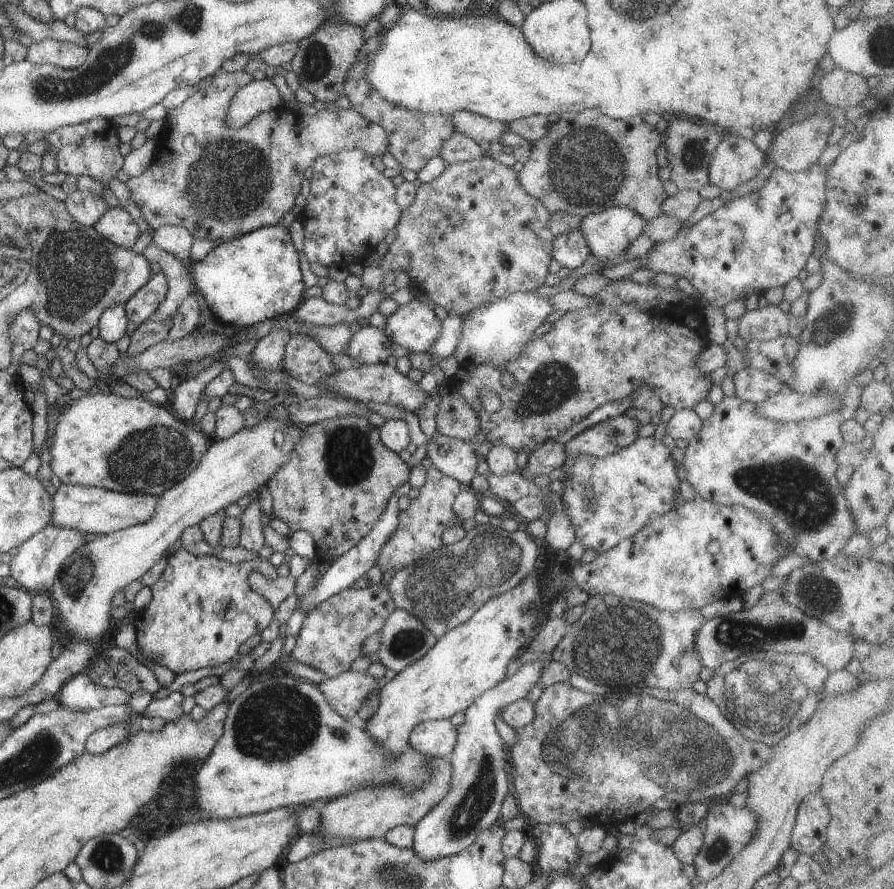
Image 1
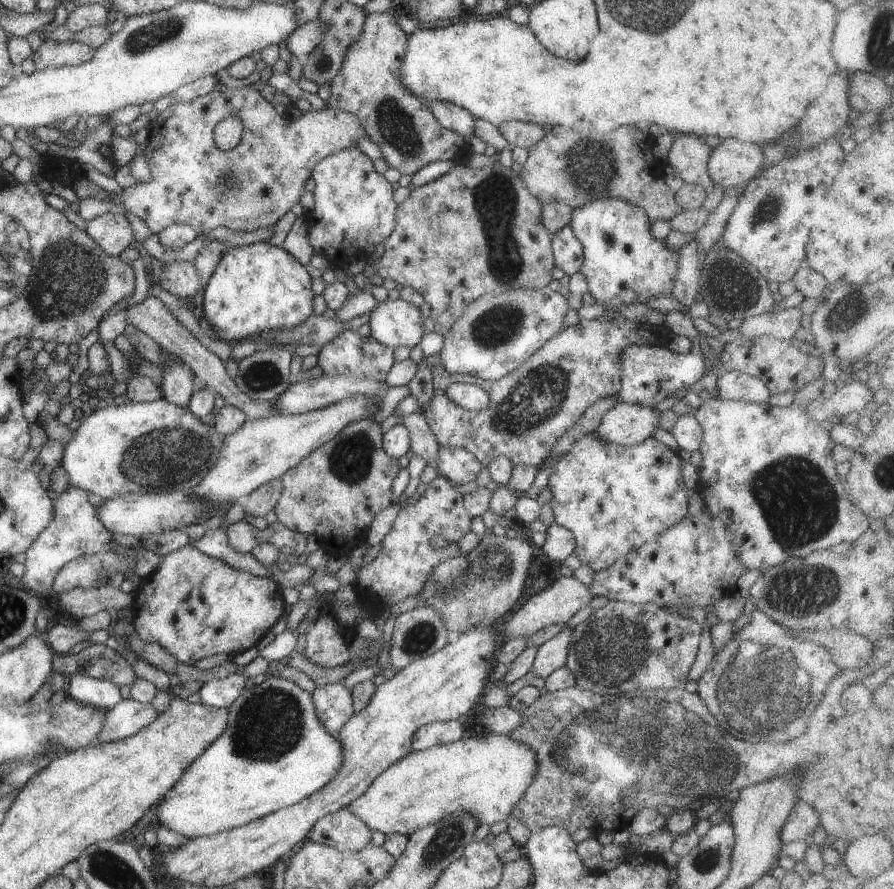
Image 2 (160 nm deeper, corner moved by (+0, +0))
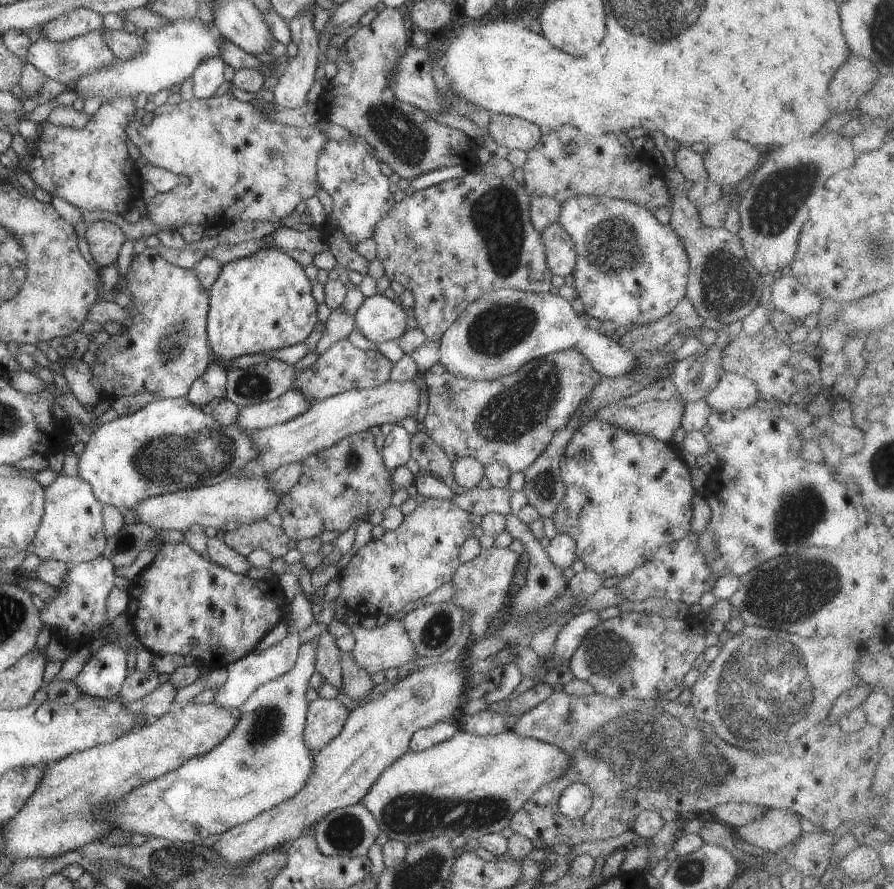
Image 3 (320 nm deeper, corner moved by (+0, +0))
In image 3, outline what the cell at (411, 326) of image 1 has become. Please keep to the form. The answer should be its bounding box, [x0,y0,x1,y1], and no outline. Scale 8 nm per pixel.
[353,294,408,346]

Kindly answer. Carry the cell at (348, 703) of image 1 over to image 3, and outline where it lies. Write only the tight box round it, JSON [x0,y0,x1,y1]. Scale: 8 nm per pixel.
[303,697,348,752]

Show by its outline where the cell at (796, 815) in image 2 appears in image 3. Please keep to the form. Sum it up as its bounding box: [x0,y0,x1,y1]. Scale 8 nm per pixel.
[735,809,803,857]

